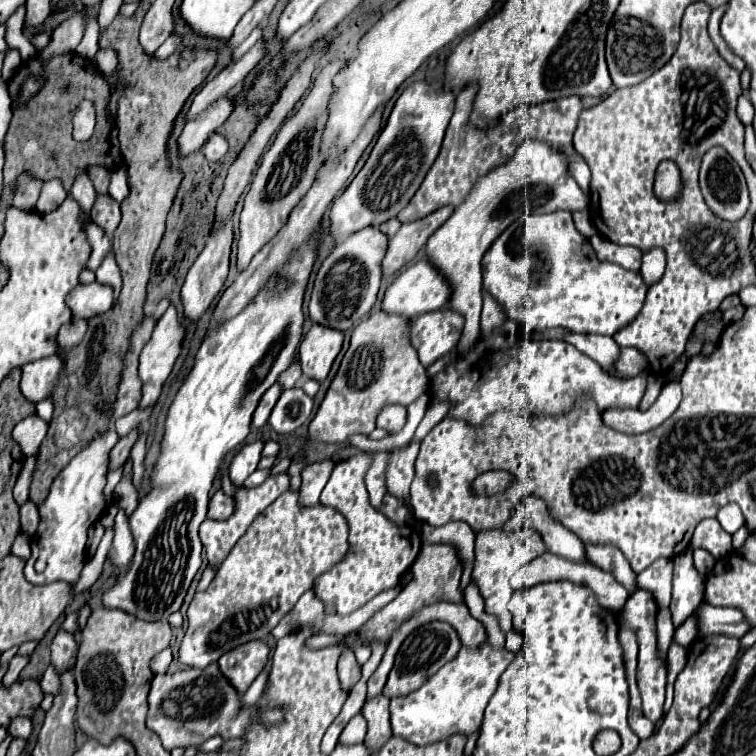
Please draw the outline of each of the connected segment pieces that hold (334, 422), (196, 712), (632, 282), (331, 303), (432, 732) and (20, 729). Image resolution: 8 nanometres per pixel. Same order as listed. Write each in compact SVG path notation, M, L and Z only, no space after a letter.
M376 311L356 325L340 369L332 379L318 413L308 425L308 441L344 443L356 433L368 435L376 429L376 417L382 407L408 407L426 391L426 369L418 361L418 353L406 335L408 319L400 315L388 315L384 311Z
M218 663L206 669L184 669L174 675L156 675L148 695L148 727L158 733L162 745L170 751L174 747L198 747L214 735L222 739L242 737L256 717L256 705L242 707L242 697L236 687L220 673Z
M554 211L548 215L528 215L514 221L486 251L482 259L484 289L504 305L508 317L518 321L527 334L548 327L568 327L572 333L614 335L634 321L640 313L648 287L636 271L624 271L610 263L590 263L588 239L576 229L570 211Z
M366 227L350 235L334 247L334 251L324 259L312 289L310 299L310 319L314 323L346 331L358 323L374 305L376 293L382 281L382 259L388 251L388 235L376 227Z
M488 639L478 647L462 647L450 663L446 663L432 679L428 679L428 683L424 683L424 687L390 701L392 733L414 745L438 743L444 737L458 733L466 737L476 733L482 725L484 709L490 697L498 689L500 675L514 661L514 657L516 655L506 647L492 647Z
M16 717L14 718L8 728L8 732L12 737L22 737L28 739L32 735L32 721L30 717Z

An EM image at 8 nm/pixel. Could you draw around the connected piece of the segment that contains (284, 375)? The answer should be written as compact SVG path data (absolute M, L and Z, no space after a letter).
M296 355L294 361L292 361L292 365L288 367L288 371L282 371L282 373L280 373L278 385L280 385L282 389L296 387L296 383L300 381L300 377L302 377L302 367L300 367L300 359L298 359L298 355Z

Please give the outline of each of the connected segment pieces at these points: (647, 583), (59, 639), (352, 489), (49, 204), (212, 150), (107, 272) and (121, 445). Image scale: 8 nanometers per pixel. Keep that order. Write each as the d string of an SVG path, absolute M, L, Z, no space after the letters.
M656 559L650 567L638 573L638 587L654 593L659 609L669 607L672 595L672 561Z
M58 629L50 649L52 649L52 665L56 667L58 673L64 667L74 667L74 661L76 661L76 641L74 641L72 633L68 633L64 629Z
M360 451L354 457L342 459L334 465L334 471L324 487L324 505L338 509L350 525L350 537L348 537L348 553L346 557L336 563L332 569L322 573L314 581L314 593L316 597L334 613L338 615L350 615L352 611L360 609L364 603L368 603L378 593L392 589L400 583L402 575L410 569L414 559L420 553L422 541L414 527L410 525L396 525L386 515L376 511L370 505L370 495L364 483L364 477L374 461L374 451Z
M50 179L46 181L40 199L36 203L36 210L39 213L49 213L60 207L60 203L66 199L66 189L62 187L62 183L58 179Z
M212 133L200 151L206 155L206 159L220 161L226 155L226 151L228 151L228 141L222 135Z
M106 255L104 265L100 269L96 269L96 281L102 285L112 285L115 292L115 300L118 298L122 288L122 279L120 279L120 271L116 263L115 255Z
M136 429L130 431L126 437L120 437L120 441L112 447L112 451L108 455L108 473L116 471L116 469L120 469L124 465L124 461L130 455L130 449L132 449L134 441L136 441Z

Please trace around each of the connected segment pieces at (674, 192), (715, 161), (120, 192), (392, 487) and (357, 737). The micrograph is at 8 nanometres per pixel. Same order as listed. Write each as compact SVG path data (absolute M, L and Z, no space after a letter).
M662 161L656 171L656 181L654 181L654 193L662 201L672 201L680 197L680 191L684 189L680 169L674 161Z
M714 147L704 155L700 167L700 189L710 211L724 221L740 221L750 207L750 195L748 195L744 173L722 147Z
M117 171L112 174L108 192L118 203L121 204L124 201L129 193L128 175L126 171Z
M410 443L410 445L402 447L402 449L394 449L394 455L392 455L388 471L386 471L388 491L394 497L398 497L398 499L404 501L404 505L410 511L412 521L416 521L416 517L414 517L412 507L410 507L410 485L412 485L412 479L416 475L414 473L416 455L418 455L418 445L416 443Z
M358 713L342 731L340 735L340 745L356 745L356 743L362 743L366 737L366 719L362 713Z

